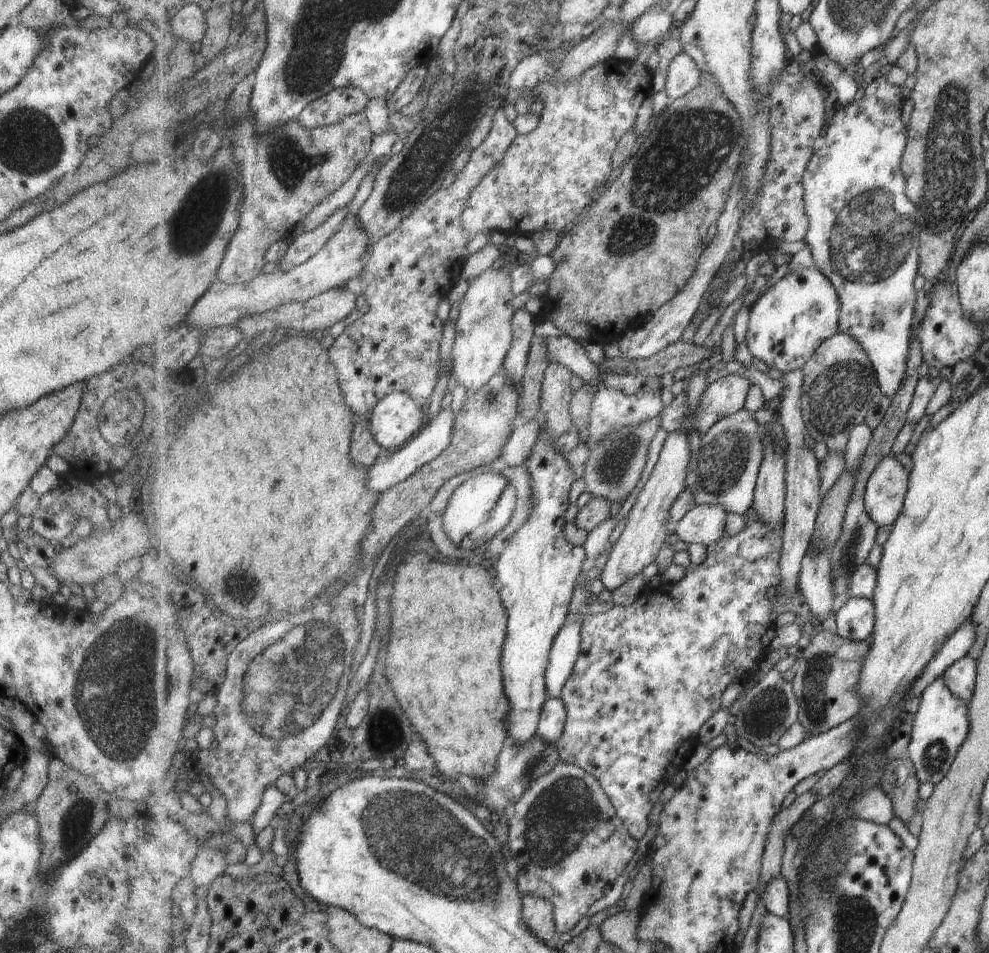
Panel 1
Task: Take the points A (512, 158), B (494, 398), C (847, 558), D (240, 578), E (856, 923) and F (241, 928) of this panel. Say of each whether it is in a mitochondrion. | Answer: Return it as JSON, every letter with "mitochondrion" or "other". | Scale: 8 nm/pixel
{"A":"other","B":"mitochondrion","C":"mitochondrion","D":"mitochondrion","E":"mitochondrion","F":"other"}

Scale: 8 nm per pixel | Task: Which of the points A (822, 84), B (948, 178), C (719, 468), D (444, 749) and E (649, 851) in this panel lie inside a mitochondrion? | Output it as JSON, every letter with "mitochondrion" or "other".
{"A":"other","B":"mitochondrion","C":"mitochondrion","D":"other","E":"other"}

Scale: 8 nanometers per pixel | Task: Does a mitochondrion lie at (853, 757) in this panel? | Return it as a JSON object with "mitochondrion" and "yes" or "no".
{"mitochondrion":"no"}

